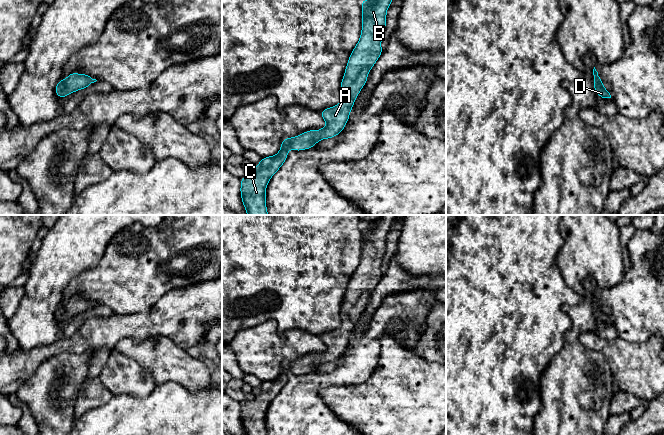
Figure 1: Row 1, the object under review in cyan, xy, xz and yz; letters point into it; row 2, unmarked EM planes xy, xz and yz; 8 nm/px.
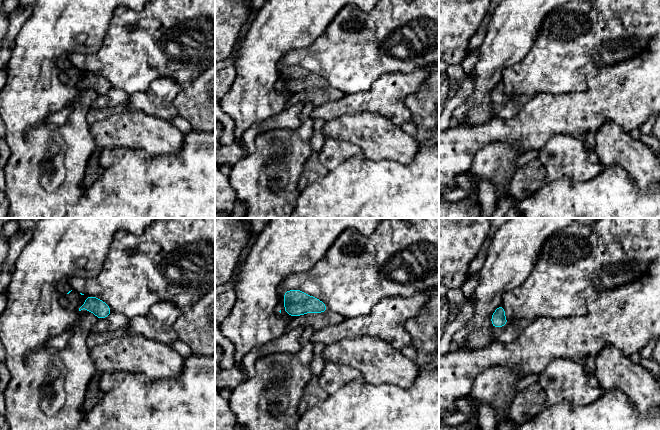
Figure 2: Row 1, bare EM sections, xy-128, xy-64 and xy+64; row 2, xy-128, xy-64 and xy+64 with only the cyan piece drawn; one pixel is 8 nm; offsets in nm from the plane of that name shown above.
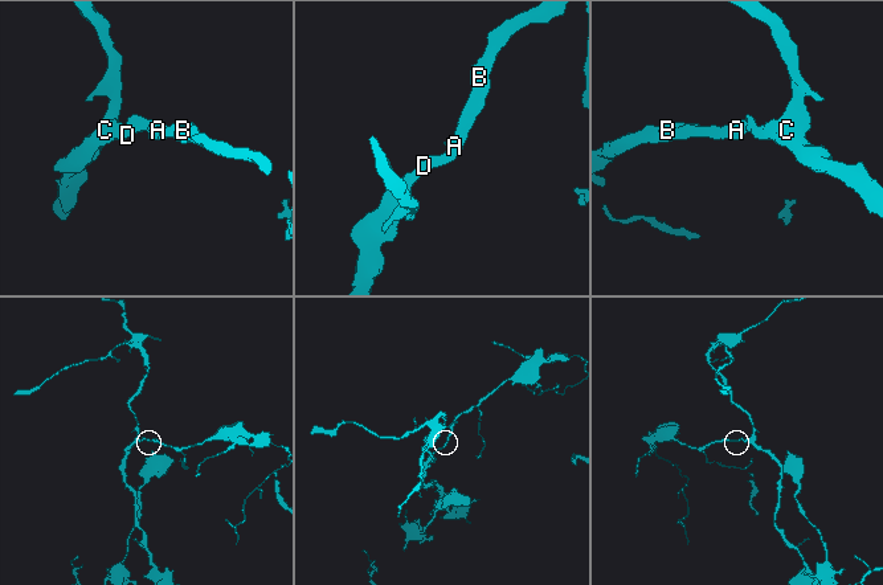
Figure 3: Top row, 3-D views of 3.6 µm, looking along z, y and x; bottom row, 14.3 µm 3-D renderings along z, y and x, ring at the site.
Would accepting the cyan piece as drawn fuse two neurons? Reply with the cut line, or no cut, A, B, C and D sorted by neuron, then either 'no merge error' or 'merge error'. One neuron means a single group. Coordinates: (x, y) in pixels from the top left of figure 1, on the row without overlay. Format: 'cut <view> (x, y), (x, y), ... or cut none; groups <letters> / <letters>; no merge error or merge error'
cut none; groups A B C D; no merge error

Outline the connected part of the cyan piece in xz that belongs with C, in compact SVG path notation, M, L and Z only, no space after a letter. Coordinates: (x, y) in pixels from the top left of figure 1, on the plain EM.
M380 215L376 220L362 224L362 254L341 305L341 325L320 335L326 346L324 352L284 362L275 380L263 381L251 397L240 402L241 424L246 435L267 435L267 409L286 385L289 373L302 375L313 372L320 364L336 361L345 352L356 321L367 306L368 297L383 276L381 266L387 234L395 218L396 215Z

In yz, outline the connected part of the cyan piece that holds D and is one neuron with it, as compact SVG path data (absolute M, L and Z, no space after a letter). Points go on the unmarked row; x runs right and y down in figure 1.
M595 291L593 293L593 299L594 299L593 310L594 310L594 313L598 319L598 321L611 322L610 317L604 311L604 308L600 302L600 300L598 299L598 296L596 295Z

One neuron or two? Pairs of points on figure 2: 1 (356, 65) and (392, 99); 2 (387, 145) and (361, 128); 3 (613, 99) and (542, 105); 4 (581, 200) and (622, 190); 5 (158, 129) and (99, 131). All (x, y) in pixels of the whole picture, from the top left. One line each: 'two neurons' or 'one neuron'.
1: two neurons
2: one neuron
3: one neuron
4: one neuron
5: one neuron

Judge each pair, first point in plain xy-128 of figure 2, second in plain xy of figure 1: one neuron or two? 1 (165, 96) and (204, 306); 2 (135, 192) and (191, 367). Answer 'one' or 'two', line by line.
1: one
2: two

